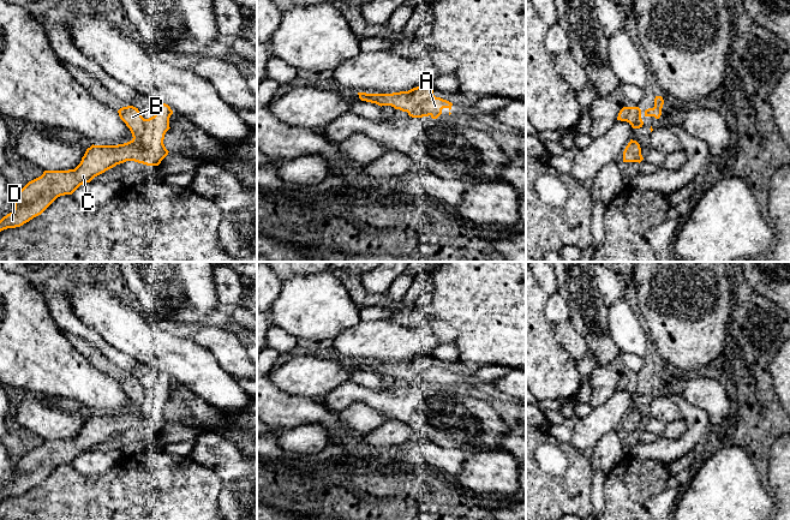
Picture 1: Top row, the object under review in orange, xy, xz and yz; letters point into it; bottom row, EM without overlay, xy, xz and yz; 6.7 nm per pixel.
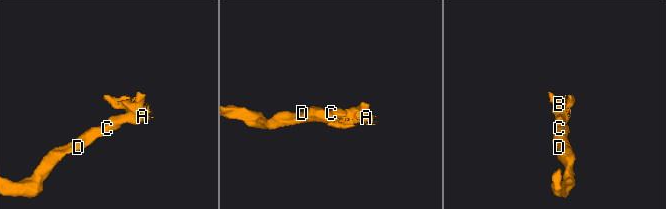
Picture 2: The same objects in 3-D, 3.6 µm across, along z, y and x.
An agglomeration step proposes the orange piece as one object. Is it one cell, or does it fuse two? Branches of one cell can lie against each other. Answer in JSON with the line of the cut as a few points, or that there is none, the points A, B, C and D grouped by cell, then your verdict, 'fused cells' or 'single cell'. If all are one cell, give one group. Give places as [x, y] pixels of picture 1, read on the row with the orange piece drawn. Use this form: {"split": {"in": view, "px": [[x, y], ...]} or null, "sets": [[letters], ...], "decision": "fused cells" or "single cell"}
{"split": null, "sets": [["A", "B", "C", "D"]], "decision": "single cell"}

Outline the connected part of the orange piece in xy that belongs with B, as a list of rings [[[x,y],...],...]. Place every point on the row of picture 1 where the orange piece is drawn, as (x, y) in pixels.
[[[156,101],[156,114],[144,119],[133,106],[122,107],[118,110],[120,119],[132,133],[132,139],[118,145],[91,145],[86,149],[80,163],[68,171],[44,171],[43,174],[29,181],[17,195],[14,209],[0,220],[0,232],[7,228],[20,227],[34,217],[41,215],[58,197],[72,195],[80,185],[90,183],[95,177],[126,161],[134,161],[146,166],[158,166],[168,155],[163,144],[164,135],[170,128],[169,118],[173,114],[170,107]]]

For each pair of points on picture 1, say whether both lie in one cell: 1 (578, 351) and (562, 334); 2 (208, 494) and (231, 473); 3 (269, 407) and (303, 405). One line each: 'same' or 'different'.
1: same
2: different
3: same

